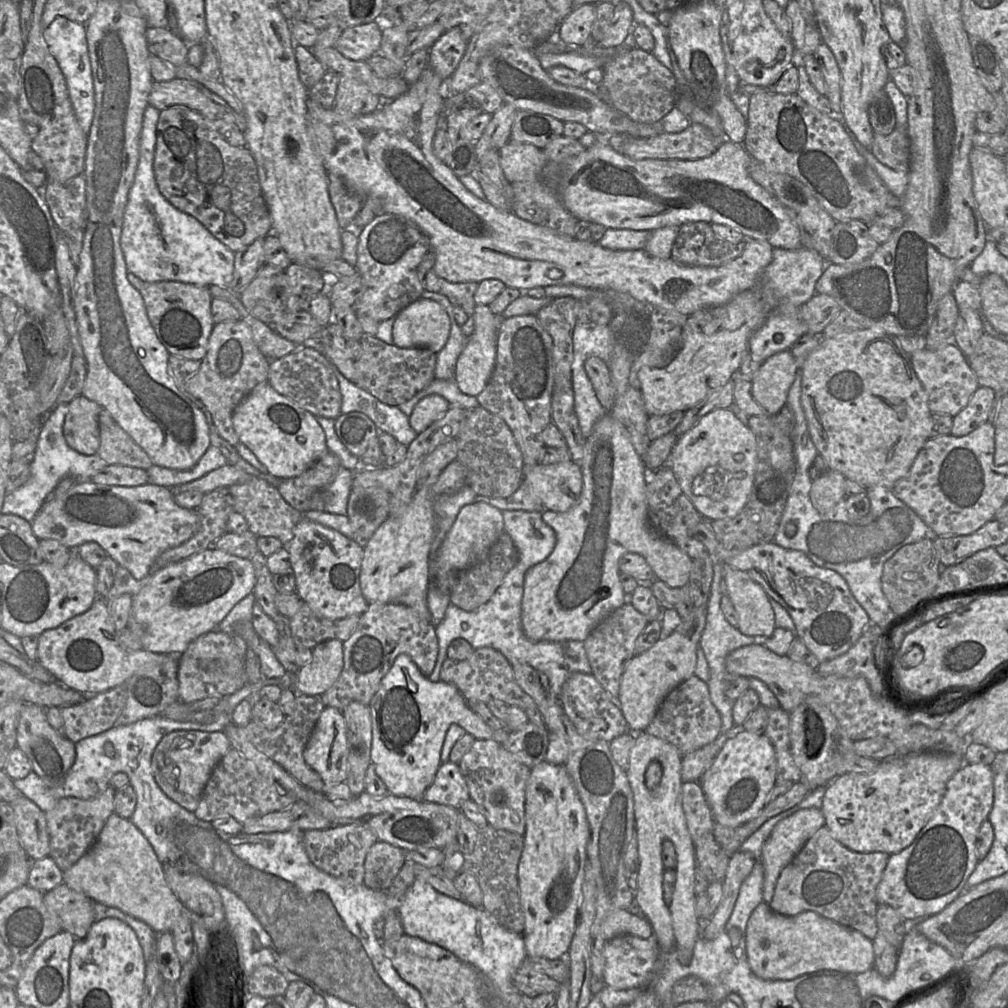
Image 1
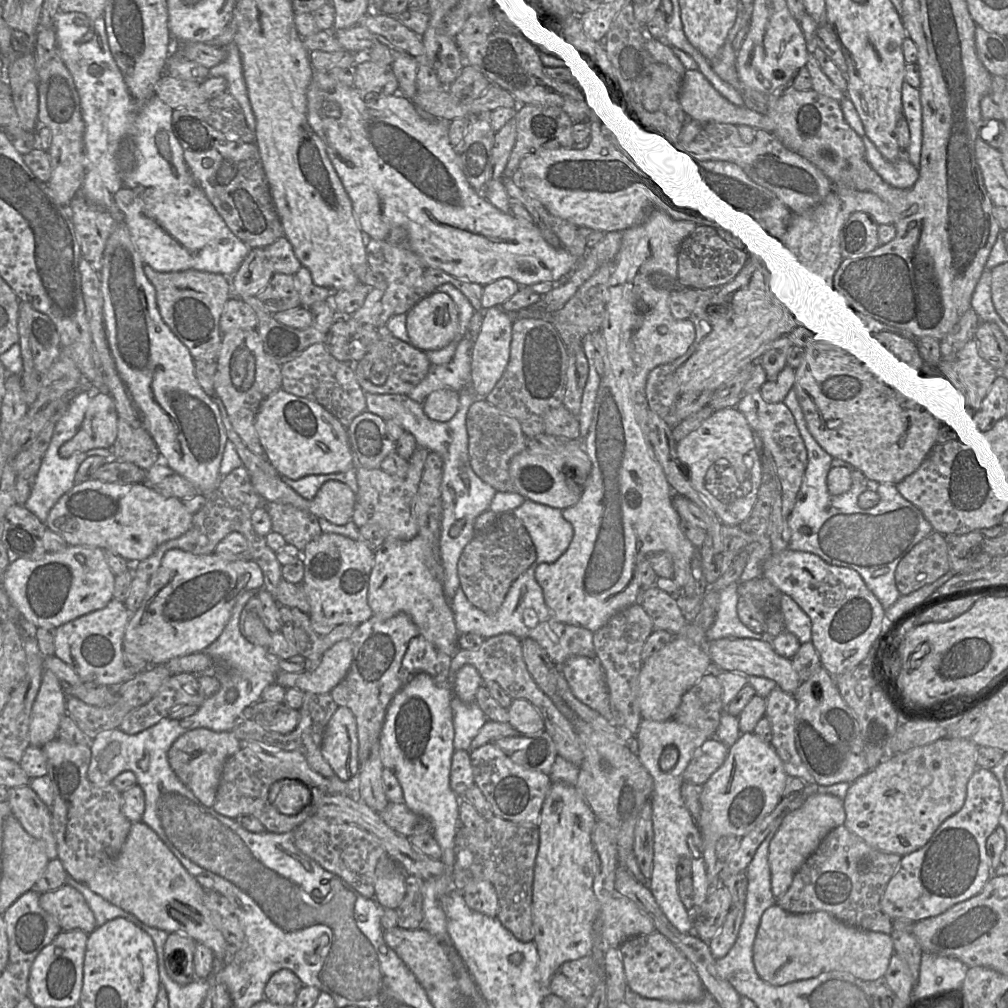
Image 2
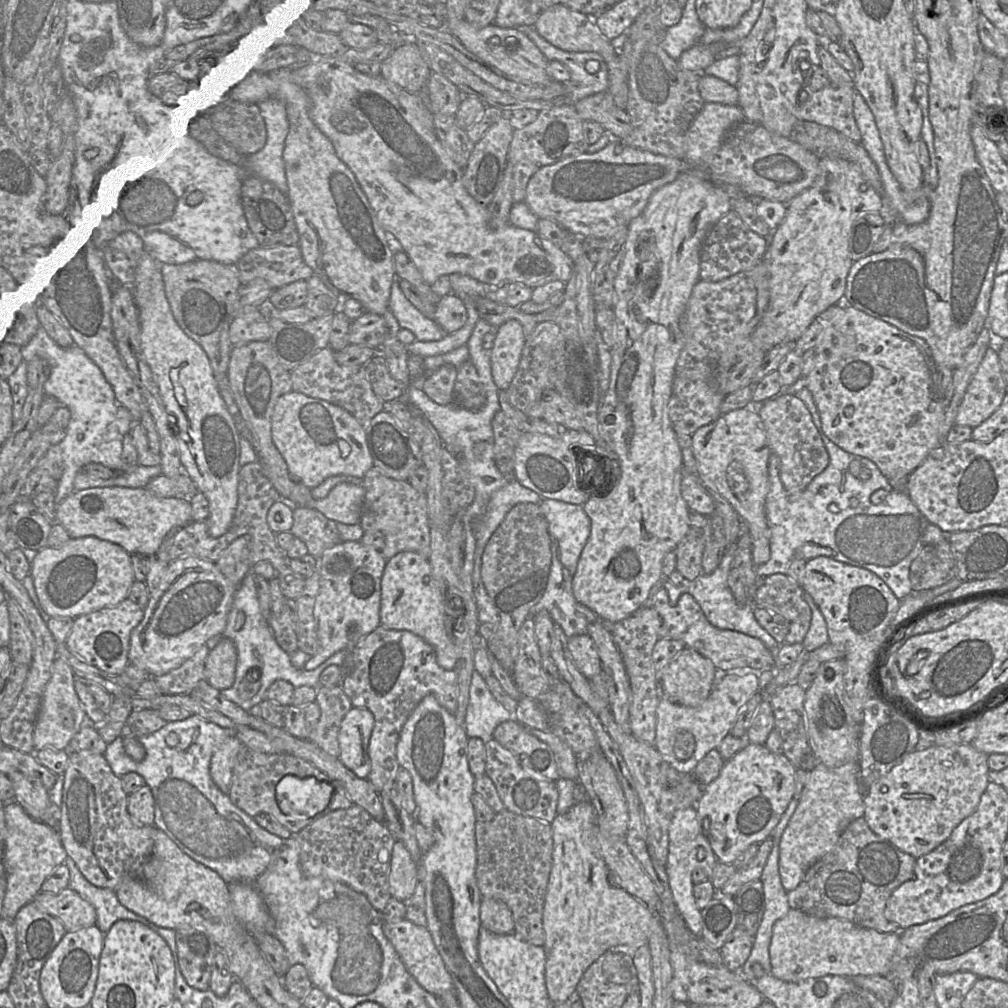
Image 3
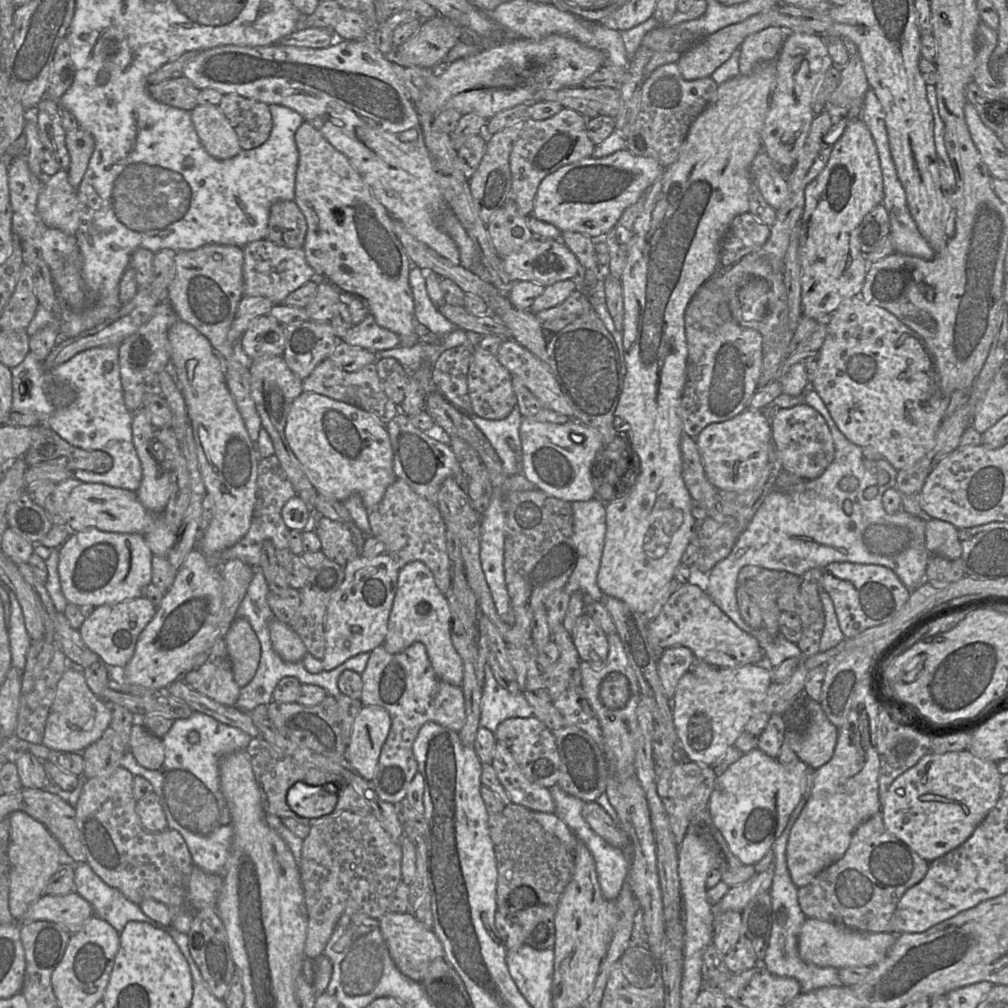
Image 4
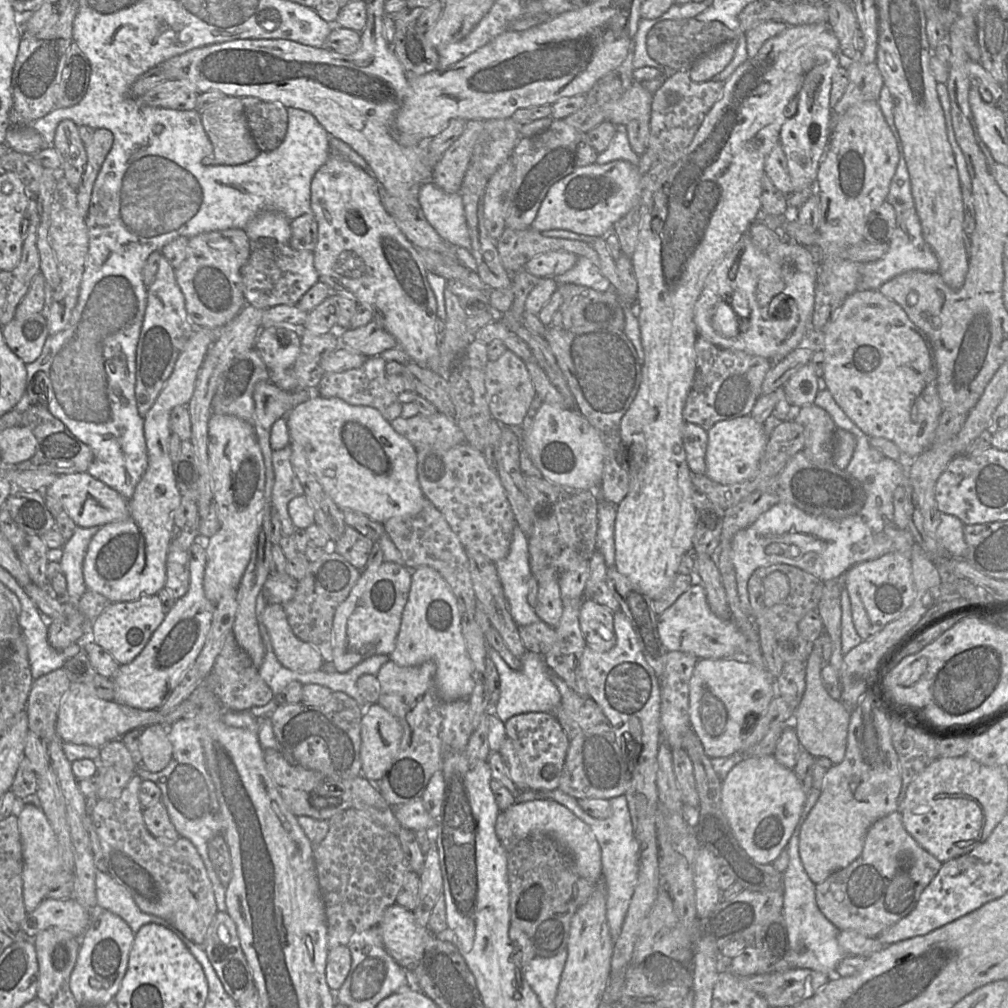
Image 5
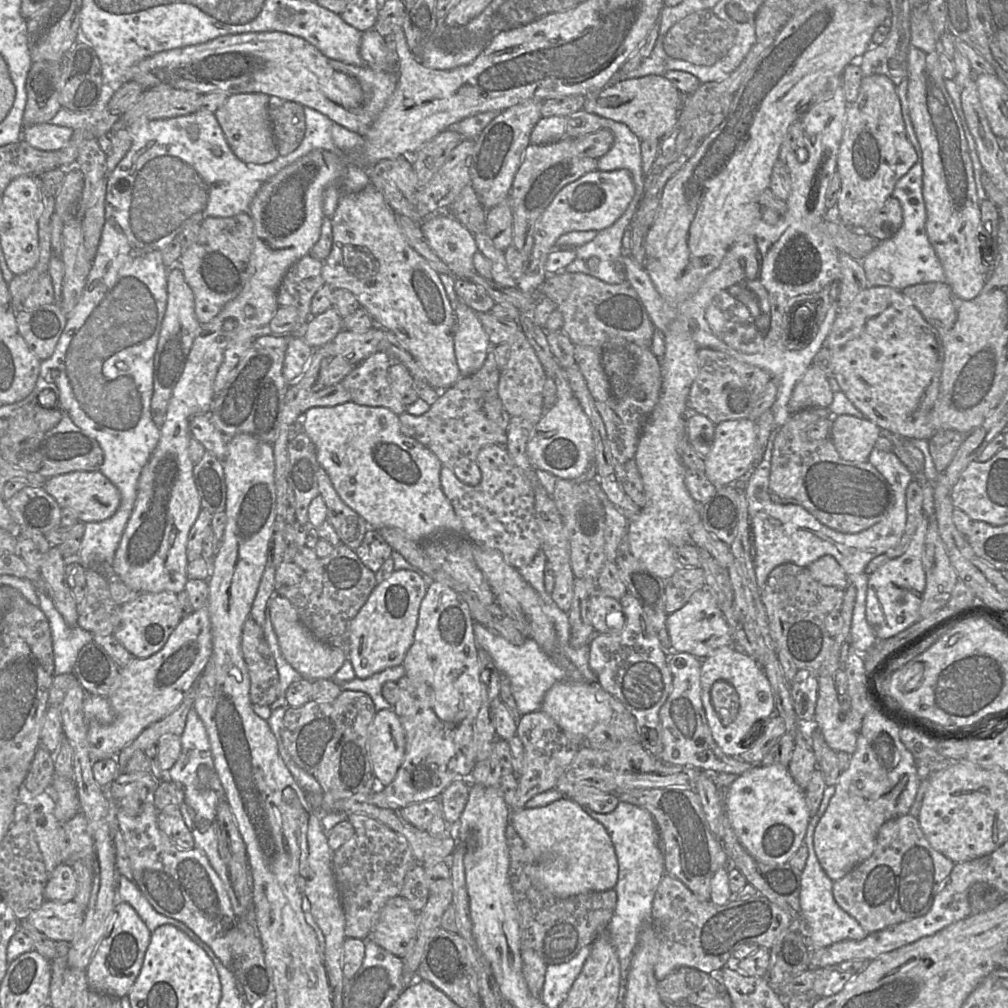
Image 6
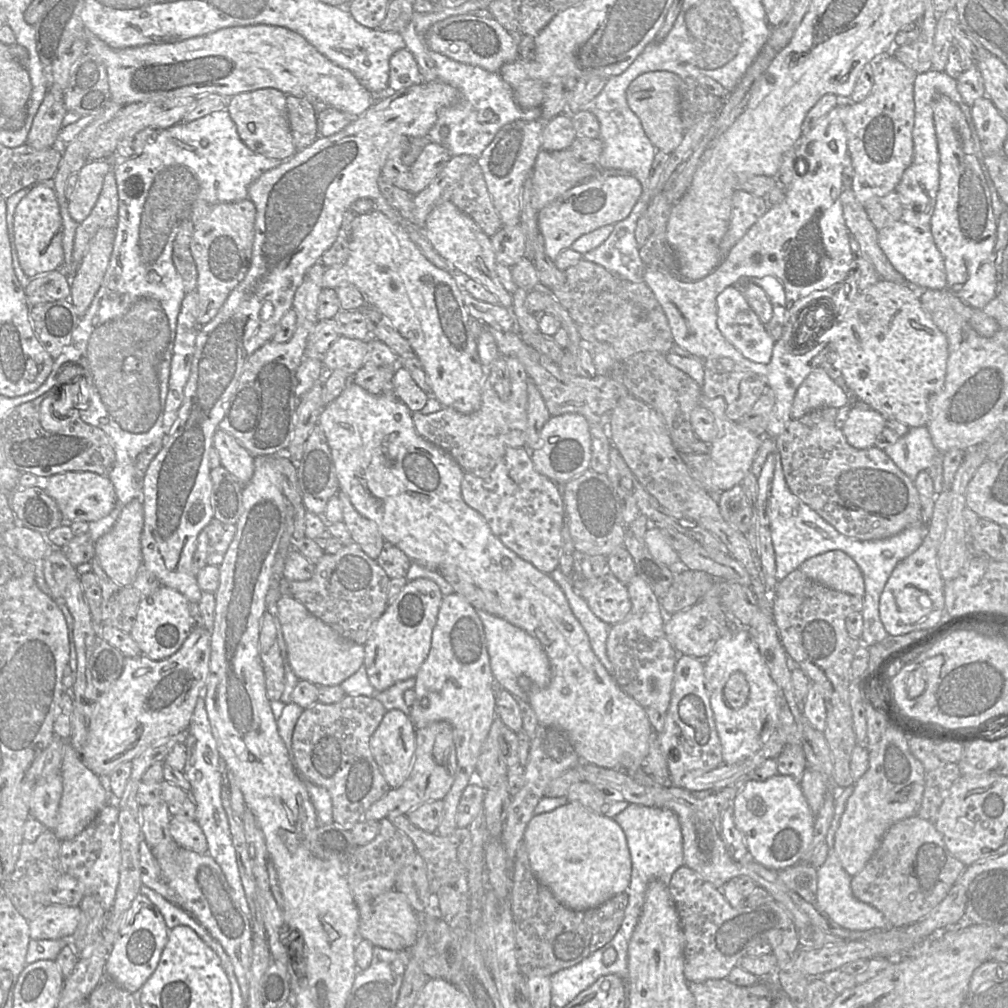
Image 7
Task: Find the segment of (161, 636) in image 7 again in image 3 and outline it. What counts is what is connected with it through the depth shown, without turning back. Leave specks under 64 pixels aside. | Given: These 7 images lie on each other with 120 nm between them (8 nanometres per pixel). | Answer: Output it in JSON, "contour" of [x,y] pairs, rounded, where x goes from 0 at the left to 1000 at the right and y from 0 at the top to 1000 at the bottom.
{"contour":[[[128,594],[73,613],[64,640],[85,658],[110,669],[120,670],[128,657],[127,647],[131,625],[141,616],[143,603]]]}

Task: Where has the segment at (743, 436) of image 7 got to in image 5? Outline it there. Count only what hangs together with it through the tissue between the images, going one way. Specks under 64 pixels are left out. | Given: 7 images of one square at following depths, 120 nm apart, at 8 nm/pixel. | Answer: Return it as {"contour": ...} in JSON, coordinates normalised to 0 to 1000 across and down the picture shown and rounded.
{"contour":[[[734,413],[711,419],[701,429],[700,471],[706,477],[725,481],[744,475],[750,470],[760,444],[761,433],[757,422],[746,413]]]}

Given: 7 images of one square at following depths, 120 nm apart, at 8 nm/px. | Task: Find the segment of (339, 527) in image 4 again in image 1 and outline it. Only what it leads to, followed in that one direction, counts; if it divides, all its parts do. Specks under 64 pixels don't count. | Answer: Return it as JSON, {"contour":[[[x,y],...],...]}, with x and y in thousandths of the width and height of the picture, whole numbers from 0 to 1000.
{"contour":[[[251,471],[251,474],[245,478],[229,481],[225,485],[230,493],[232,507],[242,512],[247,527],[256,533],[274,533],[281,541],[286,540],[291,534],[293,521],[303,513],[303,508],[291,504],[282,496],[273,482],[259,473]]]}

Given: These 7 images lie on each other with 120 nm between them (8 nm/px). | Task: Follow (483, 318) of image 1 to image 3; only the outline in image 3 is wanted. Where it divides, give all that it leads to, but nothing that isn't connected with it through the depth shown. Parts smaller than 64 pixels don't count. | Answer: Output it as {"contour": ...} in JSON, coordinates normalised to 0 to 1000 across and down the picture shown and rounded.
{"contour":[[[505,317],[490,326],[491,337],[486,347],[487,369],[491,382],[501,388],[515,364],[521,332],[513,317]]]}

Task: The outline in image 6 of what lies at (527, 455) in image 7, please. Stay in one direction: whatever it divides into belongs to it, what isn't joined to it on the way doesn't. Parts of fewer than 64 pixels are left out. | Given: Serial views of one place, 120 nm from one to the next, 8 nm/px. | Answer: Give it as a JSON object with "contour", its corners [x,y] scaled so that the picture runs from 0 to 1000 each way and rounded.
{"contour":[[[484,441],[480,443],[474,450],[473,458],[478,474],[472,481],[459,479],[443,462],[439,462],[437,468],[438,486],[458,518],[460,532],[469,541],[495,547],[500,557],[513,564],[523,562],[535,549],[537,539],[531,491],[527,479],[521,468],[510,459],[501,442]]]}

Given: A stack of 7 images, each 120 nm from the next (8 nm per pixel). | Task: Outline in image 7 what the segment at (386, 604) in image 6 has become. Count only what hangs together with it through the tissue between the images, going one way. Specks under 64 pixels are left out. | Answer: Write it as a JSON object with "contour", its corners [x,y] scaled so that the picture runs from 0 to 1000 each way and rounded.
{"contour":[[[422,573],[405,576],[396,589],[384,599],[378,612],[366,626],[360,639],[360,661],[367,679],[380,686],[394,677],[411,673],[423,655],[439,589],[435,580]]]}

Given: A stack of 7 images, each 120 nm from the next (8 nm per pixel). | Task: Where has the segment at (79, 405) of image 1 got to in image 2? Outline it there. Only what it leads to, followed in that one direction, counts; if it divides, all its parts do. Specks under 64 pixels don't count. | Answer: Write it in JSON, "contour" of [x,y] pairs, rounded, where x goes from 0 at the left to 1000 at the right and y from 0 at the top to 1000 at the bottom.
{"contour":[[[93,388],[77,429],[61,442],[60,451],[66,454],[75,448],[110,444],[116,429],[117,410],[111,394]]]}

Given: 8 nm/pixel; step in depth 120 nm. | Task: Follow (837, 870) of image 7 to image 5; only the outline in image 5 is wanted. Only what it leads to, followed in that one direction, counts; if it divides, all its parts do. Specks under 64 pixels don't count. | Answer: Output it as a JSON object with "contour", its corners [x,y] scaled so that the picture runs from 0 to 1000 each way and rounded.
{"contour":[[[806,783],[801,792],[793,815],[782,834],[779,844],[783,848],[783,857],[777,865],[777,904],[782,927],[786,960],[801,960],[826,968],[831,954],[839,946],[832,938],[830,929],[832,922],[813,904],[810,896],[810,877],[804,872],[796,857],[793,847],[793,828],[795,820],[810,798],[814,783]]]}

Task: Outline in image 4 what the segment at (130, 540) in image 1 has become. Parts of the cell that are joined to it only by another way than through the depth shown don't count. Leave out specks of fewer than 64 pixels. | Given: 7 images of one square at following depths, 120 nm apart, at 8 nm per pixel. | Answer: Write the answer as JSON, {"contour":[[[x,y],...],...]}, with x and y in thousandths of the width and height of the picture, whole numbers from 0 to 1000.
{"contour":[[[70,472],[56,481],[51,493],[54,503],[72,529],[95,524],[104,528],[140,530],[151,550],[158,553],[165,553],[175,538],[175,529],[166,523],[162,510],[150,510],[138,497],[135,487],[84,479]]]}

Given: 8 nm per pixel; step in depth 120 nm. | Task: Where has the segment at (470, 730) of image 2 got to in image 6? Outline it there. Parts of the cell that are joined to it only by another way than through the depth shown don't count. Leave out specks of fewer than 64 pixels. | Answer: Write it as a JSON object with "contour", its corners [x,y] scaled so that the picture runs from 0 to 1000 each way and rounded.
{"contour":[[[470,618],[470,629],[473,641],[485,649],[491,664],[503,673],[514,707],[517,709],[536,705],[542,687],[551,679],[564,673],[563,667],[527,632],[521,633],[517,640],[510,640],[475,618]]]}

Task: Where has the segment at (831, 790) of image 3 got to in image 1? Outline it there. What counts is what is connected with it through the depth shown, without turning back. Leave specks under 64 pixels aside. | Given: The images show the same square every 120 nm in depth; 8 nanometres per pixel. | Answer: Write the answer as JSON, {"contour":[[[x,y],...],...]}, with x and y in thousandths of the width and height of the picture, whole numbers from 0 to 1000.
{"contour":[[[806,801],[793,804],[787,809],[775,813],[768,820],[756,843],[756,856],[758,860],[757,892],[759,896],[765,894],[776,863],[786,854],[809,825],[817,819],[818,811],[814,803]]]}

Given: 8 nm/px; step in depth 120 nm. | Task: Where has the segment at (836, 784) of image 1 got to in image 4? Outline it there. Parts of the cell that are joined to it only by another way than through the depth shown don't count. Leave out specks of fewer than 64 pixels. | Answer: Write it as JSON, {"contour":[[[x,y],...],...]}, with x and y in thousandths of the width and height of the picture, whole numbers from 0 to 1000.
{"contour":[[[961,743],[919,748],[873,792],[879,822],[921,855],[946,843],[963,829],[994,788],[989,757],[971,752]]]}

